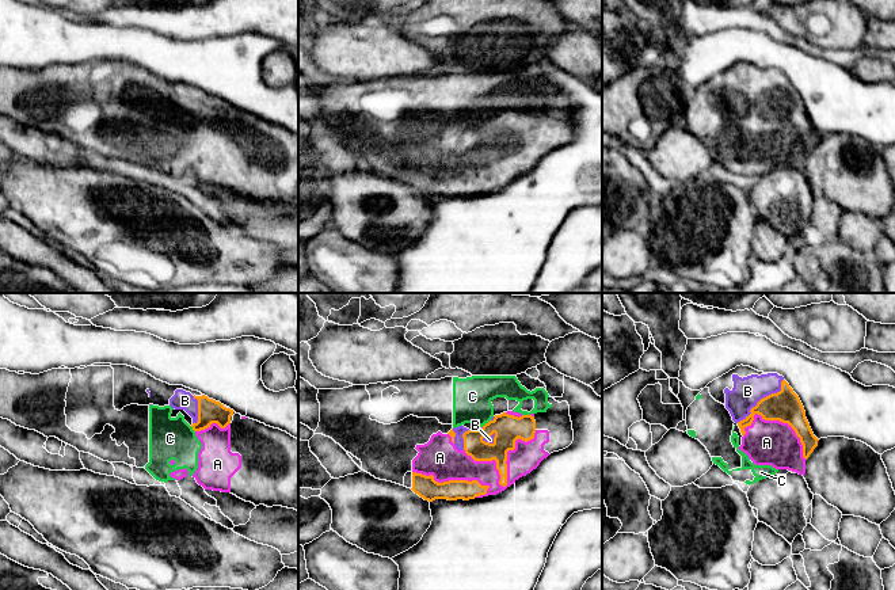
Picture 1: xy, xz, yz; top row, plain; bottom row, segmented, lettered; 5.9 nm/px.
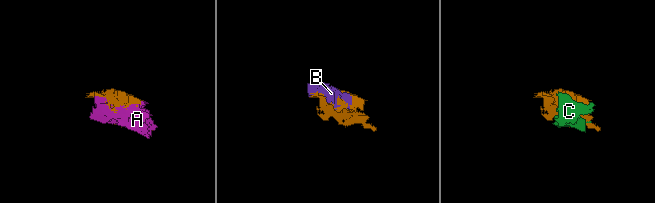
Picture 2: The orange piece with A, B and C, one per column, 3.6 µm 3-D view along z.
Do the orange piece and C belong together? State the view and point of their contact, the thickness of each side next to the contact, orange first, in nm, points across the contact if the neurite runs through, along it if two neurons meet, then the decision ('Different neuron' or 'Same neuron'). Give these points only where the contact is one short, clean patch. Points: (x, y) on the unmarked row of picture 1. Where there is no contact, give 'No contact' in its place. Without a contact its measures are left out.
Touches orange at xz (486, 120). Thickness 170 nm (orange) against 220 nm. Same neuron

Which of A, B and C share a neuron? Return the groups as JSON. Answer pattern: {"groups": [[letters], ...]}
{"groups": [["A", "B", "C"]]}

